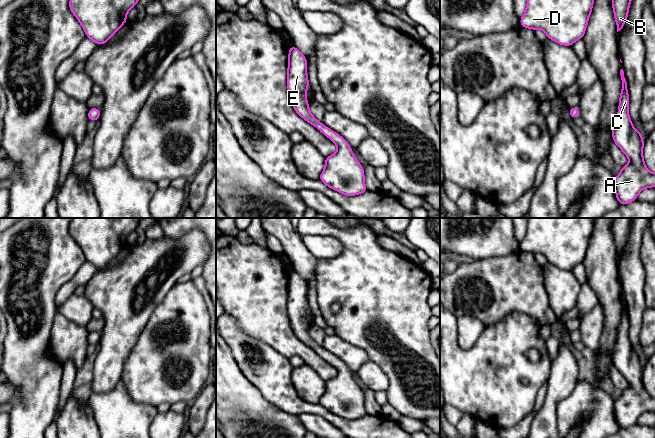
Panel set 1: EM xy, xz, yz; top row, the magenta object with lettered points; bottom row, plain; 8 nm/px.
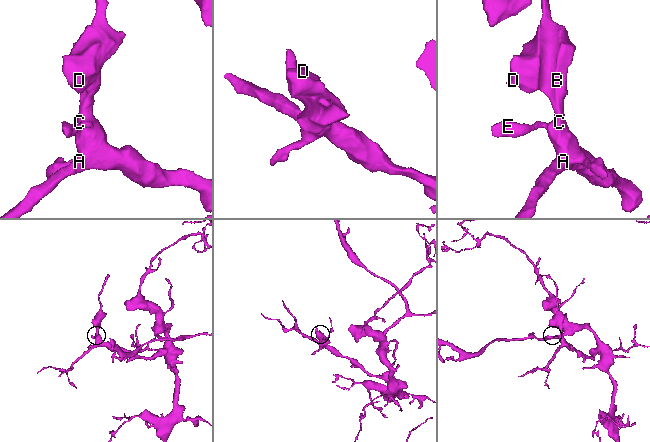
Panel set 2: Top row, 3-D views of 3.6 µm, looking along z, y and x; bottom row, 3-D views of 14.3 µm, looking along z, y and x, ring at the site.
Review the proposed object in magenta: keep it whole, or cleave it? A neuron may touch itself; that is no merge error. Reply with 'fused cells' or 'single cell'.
single cell

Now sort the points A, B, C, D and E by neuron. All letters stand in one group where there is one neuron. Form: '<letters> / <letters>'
A B C D E

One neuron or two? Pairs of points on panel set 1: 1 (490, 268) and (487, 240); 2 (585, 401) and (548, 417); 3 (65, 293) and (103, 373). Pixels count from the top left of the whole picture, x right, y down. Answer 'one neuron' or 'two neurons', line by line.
1: two neurons
2: two neurons
3: two neurons

